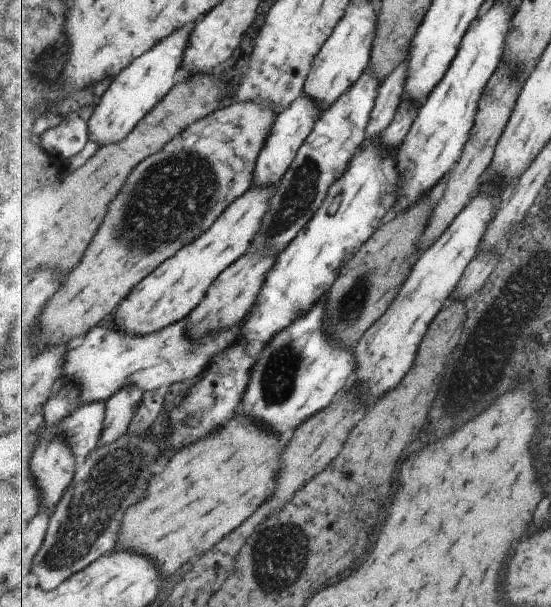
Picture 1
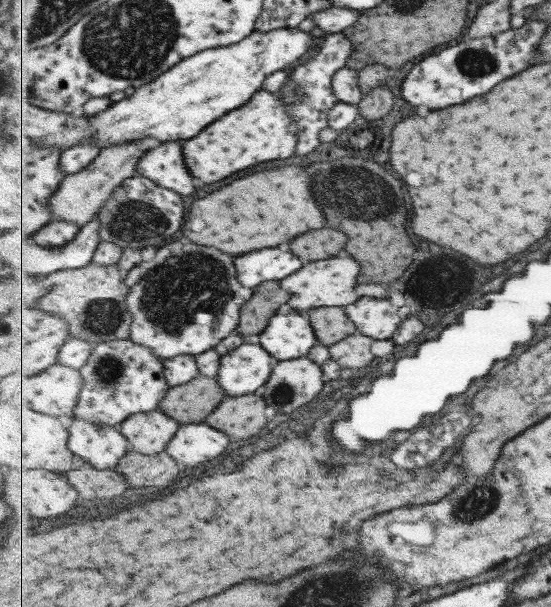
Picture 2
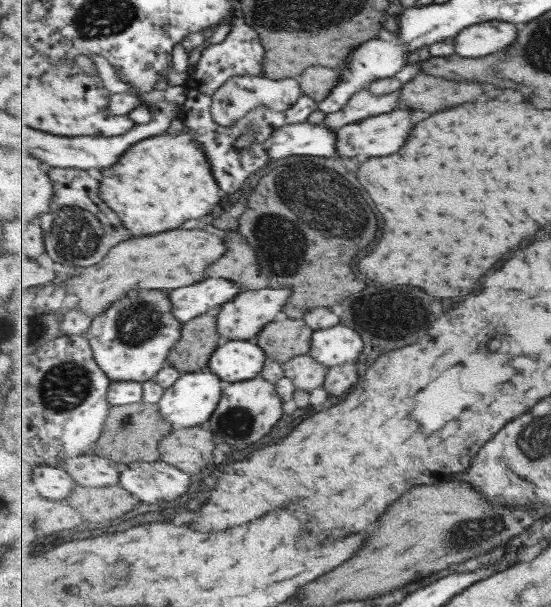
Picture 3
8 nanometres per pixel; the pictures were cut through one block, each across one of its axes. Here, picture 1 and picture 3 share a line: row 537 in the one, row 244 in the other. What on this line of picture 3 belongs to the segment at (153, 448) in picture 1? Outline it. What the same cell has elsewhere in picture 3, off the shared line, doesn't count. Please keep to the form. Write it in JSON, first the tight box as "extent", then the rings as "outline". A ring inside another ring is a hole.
{"extent":[39,167,133,269],"outline":[[[55,167],[50,175],[55,183],[55,198],[51,210],[39,217],[45,231],[46,258],[75,269],[90,267],[99,264],[114,246],[133,238],[117,212],[103,201],[99,180],[87,170]]]}

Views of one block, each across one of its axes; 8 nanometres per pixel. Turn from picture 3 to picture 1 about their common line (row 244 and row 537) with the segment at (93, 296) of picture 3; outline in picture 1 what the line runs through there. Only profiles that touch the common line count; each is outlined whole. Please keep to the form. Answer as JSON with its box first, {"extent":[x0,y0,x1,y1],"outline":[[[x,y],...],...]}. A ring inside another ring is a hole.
{"extent":[119,418,281,576],"outline":[[[247,418],[227,424],[215,438],[185,448],[163,474],[150,480],[147,500],[126,510],[119,548],[147,552],[163,576],[175,574],[191,556],[201,556],[229,536],[229,530],[241,526],[273,494],[281,450],[277,436]]]}

